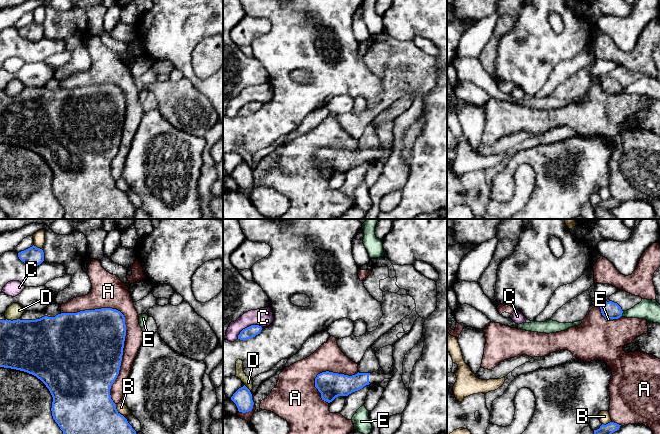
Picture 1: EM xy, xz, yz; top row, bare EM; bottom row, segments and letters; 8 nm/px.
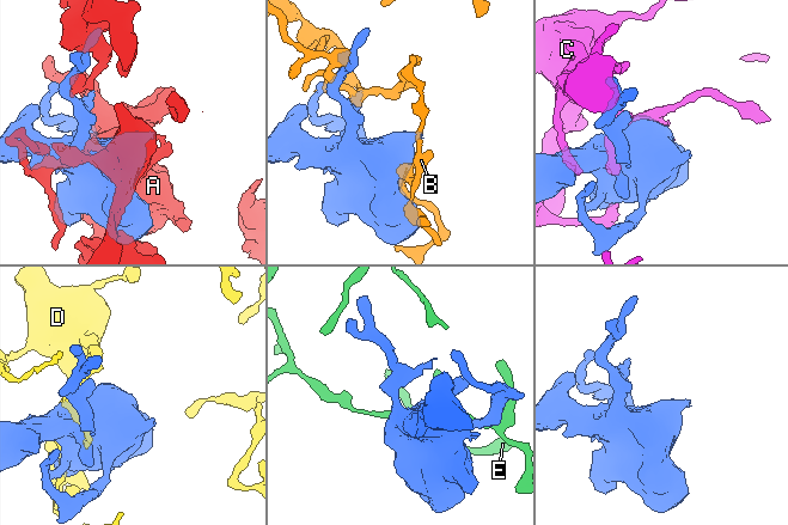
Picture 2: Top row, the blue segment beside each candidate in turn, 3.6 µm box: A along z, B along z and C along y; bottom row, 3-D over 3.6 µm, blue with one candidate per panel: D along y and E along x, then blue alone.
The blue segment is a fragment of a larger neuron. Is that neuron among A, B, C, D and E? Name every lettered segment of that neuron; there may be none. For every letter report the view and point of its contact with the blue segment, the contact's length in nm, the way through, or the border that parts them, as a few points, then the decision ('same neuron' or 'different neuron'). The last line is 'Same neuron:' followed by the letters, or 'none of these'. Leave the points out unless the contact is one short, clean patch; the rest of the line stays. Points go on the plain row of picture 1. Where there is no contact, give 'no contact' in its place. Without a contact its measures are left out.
A: contact xy (125, 105); length 850 nm; different neuron
B: contact xy (117, 187); length 130 nm; different neuron
C: contact xz (249, 102); length 220 nm; different neuron
D: contact xz (247, 164); length 90 nm; different neuron
E: contact yz (621, 90); length 50 nm; border yz (623, 87), (620, 92); different neuron
Same neuron: none of these

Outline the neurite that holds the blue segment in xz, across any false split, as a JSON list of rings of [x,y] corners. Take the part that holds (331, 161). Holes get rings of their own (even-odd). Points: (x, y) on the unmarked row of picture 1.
[[[392,141],[388,151],[380,143],[373,149],[357,149],[352,152],[333,148],[322,148],[315,154],[315,163],[321,169],[322,176],[330,179],[338,172],[348,172],[366,161],[379,161],[384,155],[391,155],[398,146]]]

